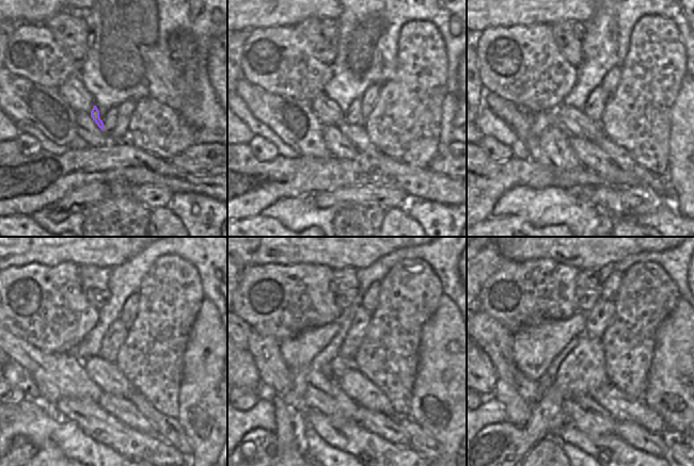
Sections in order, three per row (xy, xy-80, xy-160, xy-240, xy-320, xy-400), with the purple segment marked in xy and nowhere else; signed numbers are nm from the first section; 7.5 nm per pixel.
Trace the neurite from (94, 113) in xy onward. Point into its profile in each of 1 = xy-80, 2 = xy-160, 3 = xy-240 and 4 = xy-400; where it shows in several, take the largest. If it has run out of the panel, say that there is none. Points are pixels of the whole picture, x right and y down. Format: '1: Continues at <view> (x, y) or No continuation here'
1: Continues at xy-80 (356, 133)
2: Continues at xy-160 (618, 156)
3: Continues at xy-240 (168, 428)
4: Continues at xy-400 (682, 453)

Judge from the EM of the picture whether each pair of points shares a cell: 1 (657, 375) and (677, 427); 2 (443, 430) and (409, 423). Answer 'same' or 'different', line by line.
1: same
2: different

